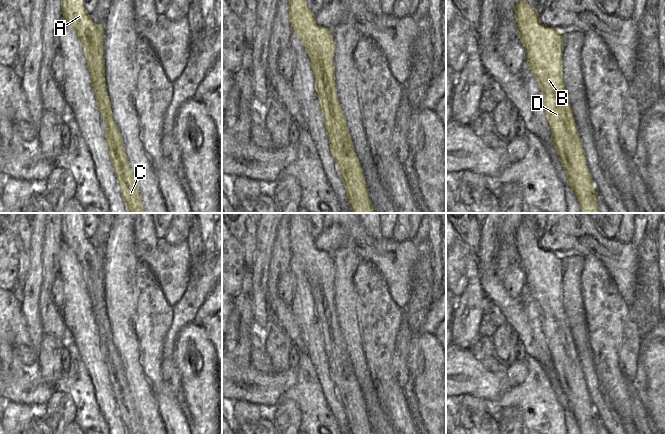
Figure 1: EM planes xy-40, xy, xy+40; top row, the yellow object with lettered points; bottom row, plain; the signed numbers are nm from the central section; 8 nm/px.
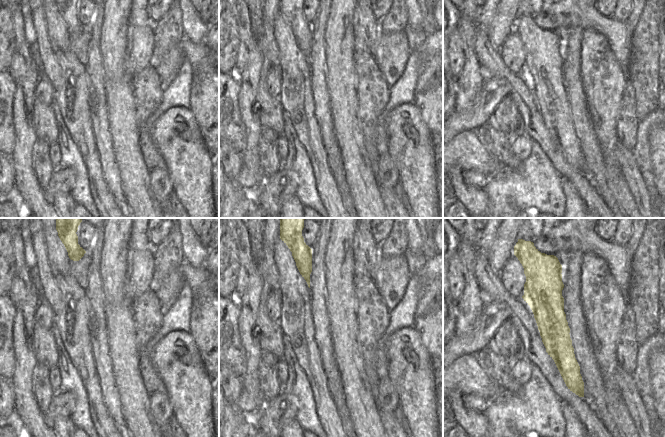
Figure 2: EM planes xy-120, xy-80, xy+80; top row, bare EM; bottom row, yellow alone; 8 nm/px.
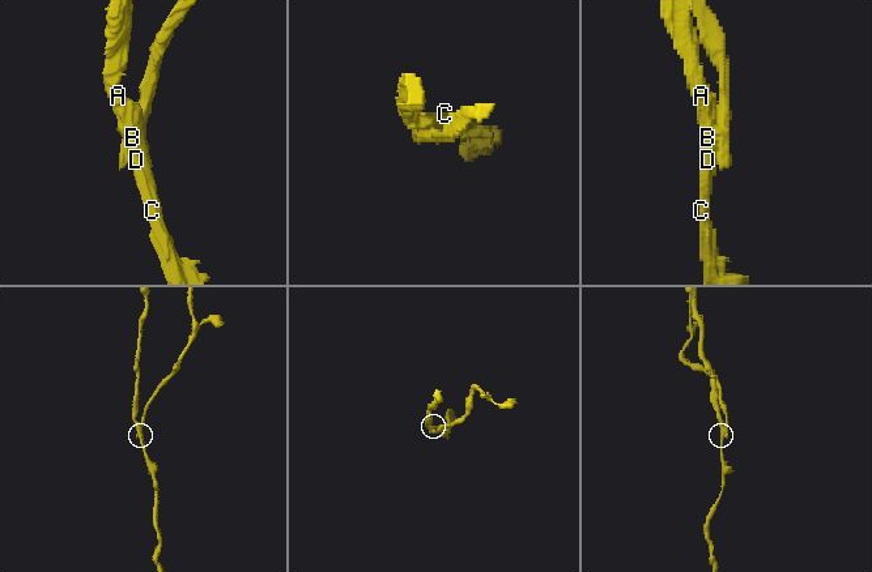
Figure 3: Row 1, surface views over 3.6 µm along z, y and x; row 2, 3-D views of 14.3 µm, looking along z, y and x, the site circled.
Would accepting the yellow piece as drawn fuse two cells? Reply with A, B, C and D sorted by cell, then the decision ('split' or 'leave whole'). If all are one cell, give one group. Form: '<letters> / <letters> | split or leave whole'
A C D / B | split

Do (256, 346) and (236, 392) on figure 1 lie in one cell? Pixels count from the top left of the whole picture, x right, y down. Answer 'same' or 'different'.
different

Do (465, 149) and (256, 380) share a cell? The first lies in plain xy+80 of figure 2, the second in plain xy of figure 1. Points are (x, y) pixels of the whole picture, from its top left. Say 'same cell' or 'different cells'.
same cell

